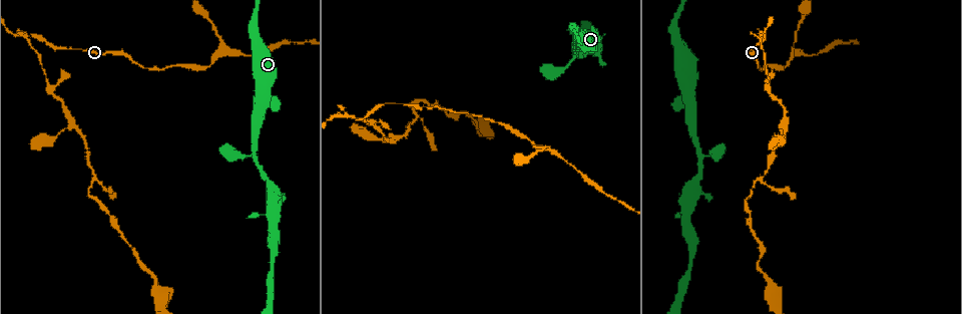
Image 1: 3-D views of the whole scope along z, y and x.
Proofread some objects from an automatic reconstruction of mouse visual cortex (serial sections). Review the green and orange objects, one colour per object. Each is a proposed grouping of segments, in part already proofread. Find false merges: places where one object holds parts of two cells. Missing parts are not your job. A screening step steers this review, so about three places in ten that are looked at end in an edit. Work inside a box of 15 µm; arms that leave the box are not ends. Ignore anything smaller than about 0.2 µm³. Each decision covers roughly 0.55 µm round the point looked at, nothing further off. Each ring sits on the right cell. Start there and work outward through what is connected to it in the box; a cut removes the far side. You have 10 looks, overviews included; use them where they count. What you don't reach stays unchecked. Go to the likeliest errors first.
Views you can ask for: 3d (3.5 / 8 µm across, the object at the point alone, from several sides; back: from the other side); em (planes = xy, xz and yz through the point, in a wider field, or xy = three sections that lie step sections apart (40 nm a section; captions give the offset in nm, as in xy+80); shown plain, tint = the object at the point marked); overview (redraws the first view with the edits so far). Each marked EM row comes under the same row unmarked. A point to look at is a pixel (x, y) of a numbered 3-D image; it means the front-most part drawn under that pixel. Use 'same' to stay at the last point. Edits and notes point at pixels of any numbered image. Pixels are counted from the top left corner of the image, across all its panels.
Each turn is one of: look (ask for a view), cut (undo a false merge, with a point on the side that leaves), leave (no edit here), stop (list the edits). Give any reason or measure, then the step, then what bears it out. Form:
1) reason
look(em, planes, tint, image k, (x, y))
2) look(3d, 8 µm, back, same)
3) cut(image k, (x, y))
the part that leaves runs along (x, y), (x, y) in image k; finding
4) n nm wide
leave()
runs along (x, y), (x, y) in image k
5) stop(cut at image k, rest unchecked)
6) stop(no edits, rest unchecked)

arms part here
look(3d, 3.5 µm, image 1, (355, 118))

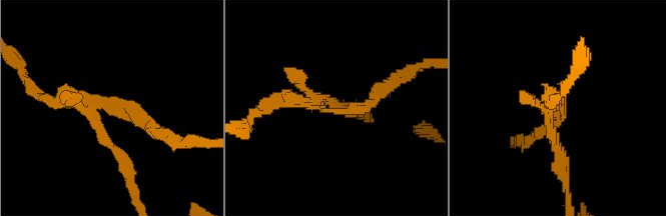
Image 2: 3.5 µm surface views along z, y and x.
look(em, xy, step 5, tint, image 2, (112, 108))

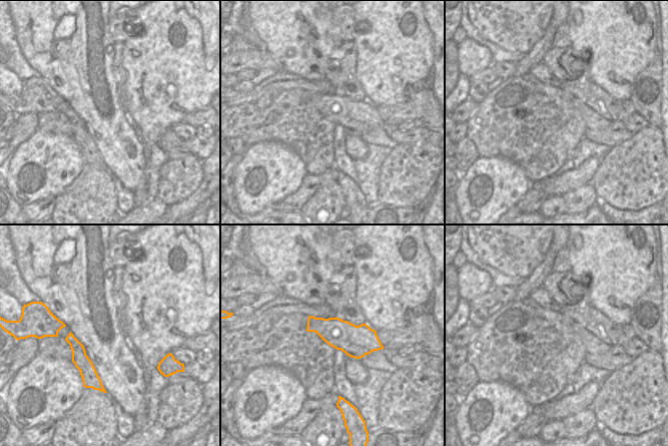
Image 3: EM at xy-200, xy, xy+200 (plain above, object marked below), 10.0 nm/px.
320 nm wide
cut(image 2, (106, 141))
the part that leaves runs along (96, 109), (132, 192) in image 2; two cells meet here

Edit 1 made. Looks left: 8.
redraw
look(overview)

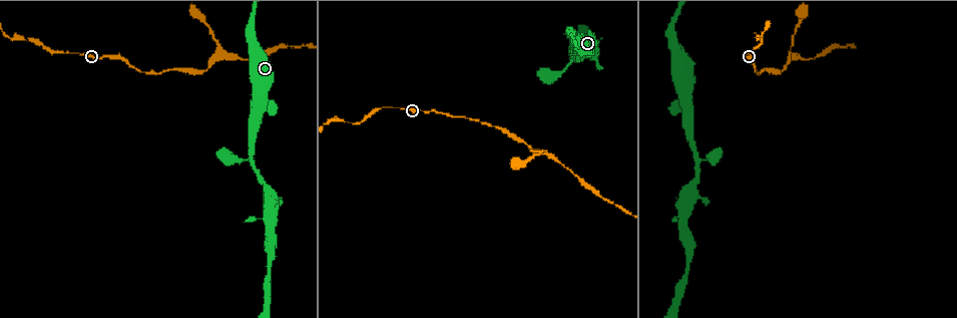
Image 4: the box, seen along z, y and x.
three arms meet
look(3d, 3.5 µm, image 4, (790, 60))

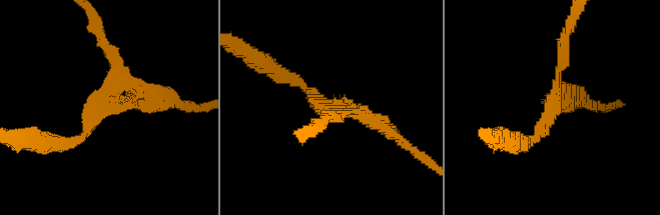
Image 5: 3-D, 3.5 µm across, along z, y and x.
3 arms; arms of 150, 200, 250 nm; need the tissue
look(em, xy, step 1, tint, image 5, (324, 108))

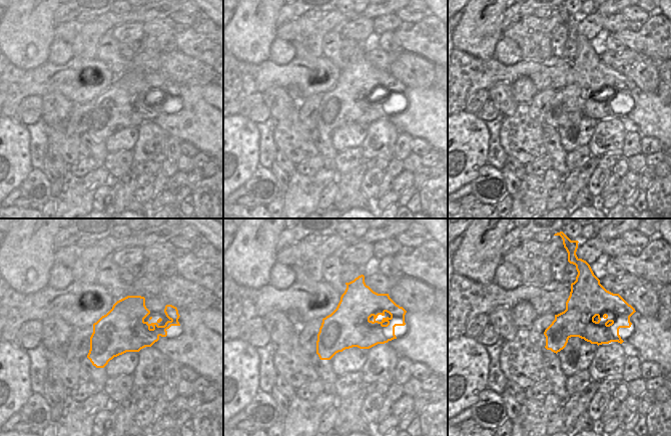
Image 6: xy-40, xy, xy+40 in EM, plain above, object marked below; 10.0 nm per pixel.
cut it another way
look(em, xy, step 5, tint, same)

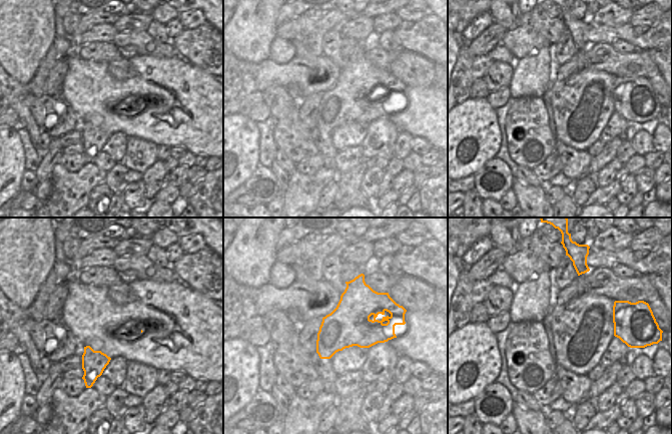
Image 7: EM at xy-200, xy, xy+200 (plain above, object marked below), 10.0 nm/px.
leave()
runs along (279, 73), (316, 103), (382, 124) in image 5; continuous, no second cell

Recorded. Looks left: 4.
thick turns thin
look(3d, 3.5 µm, image 4, (252, 24))

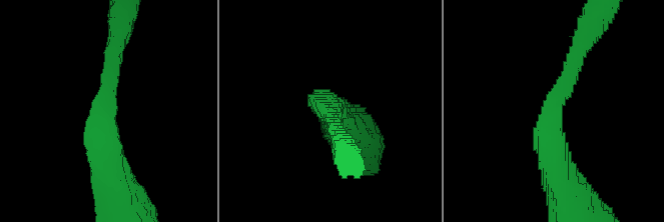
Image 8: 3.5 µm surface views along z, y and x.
arms of 250, 450 nm; shape alone is not enough
look(em, planes, tint, image 8, (554, 113))

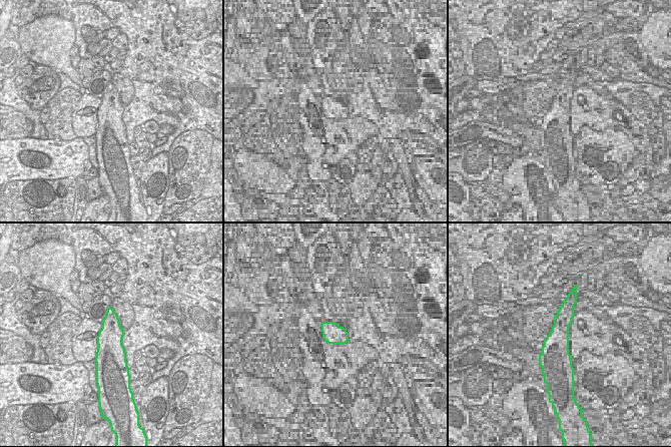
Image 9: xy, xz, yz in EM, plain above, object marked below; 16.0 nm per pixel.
leave()
runs along (557, 177), (549, 128), (578, 51) in image 8; continuous, no second cell

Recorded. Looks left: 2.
thick turns thin
look(3d, 8 µm, image 4, (687, 256))

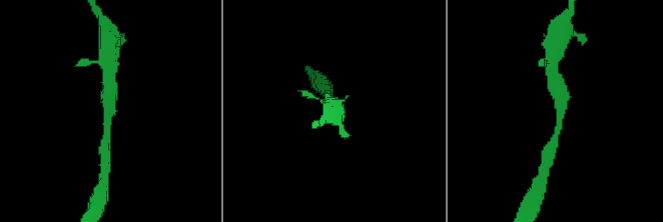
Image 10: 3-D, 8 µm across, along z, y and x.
arms of 250, 500 nm; shape alone is not enough
look(em, planes, tint, image 10, (112, 108))

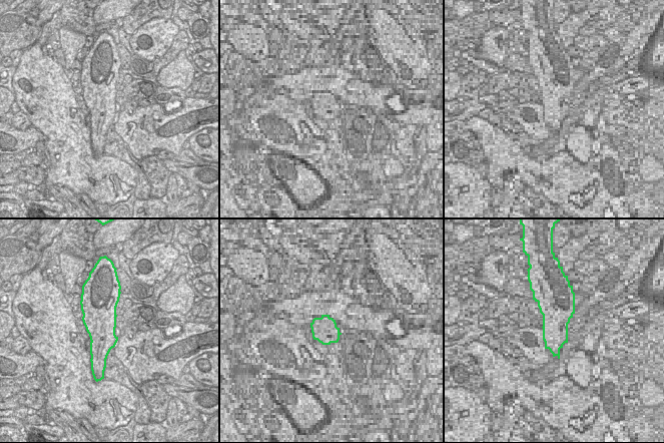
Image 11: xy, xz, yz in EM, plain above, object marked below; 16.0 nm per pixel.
leave()
continuous, no second cell

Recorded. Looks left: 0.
stop(cut at image 2, rest unchecked)

